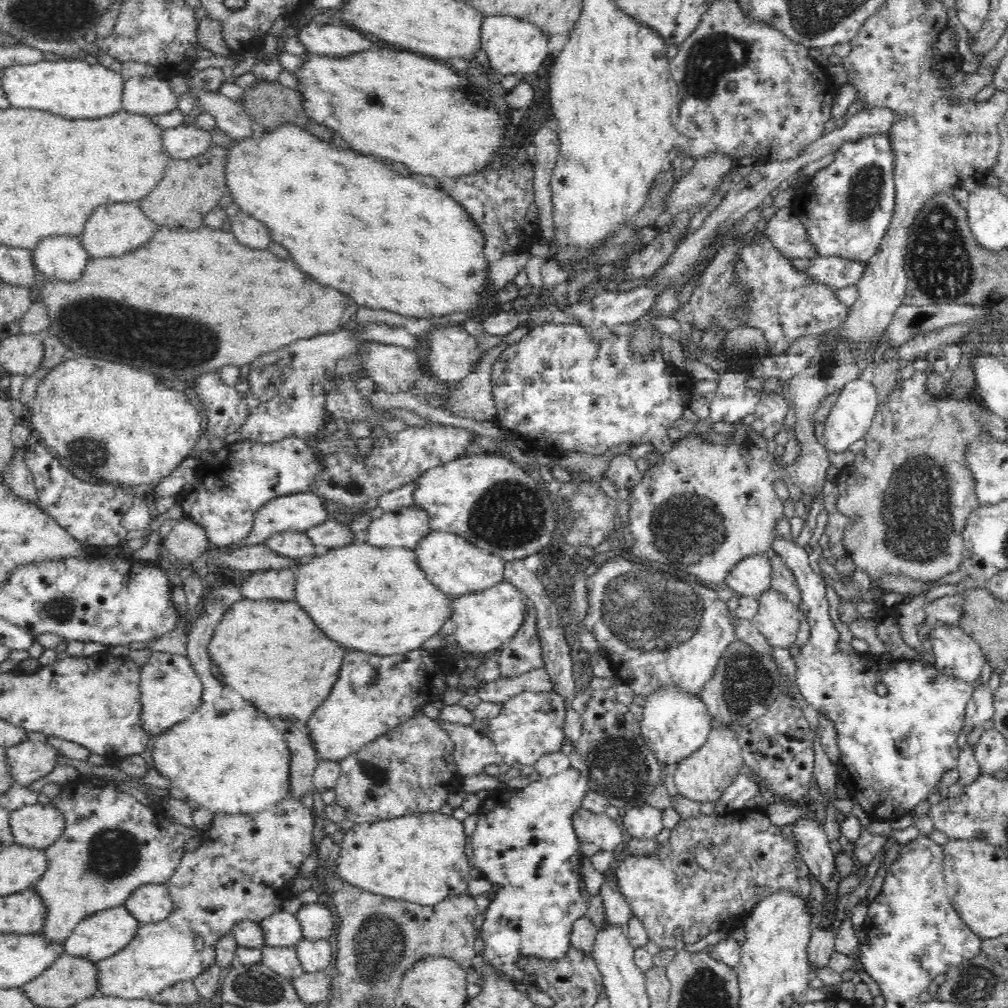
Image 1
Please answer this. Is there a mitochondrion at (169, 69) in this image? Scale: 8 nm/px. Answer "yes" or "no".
no

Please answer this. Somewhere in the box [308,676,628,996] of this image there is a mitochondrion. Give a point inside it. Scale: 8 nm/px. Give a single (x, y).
(381, 945)

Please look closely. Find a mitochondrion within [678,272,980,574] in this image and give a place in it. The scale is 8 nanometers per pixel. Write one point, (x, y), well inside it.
(918, 525)

